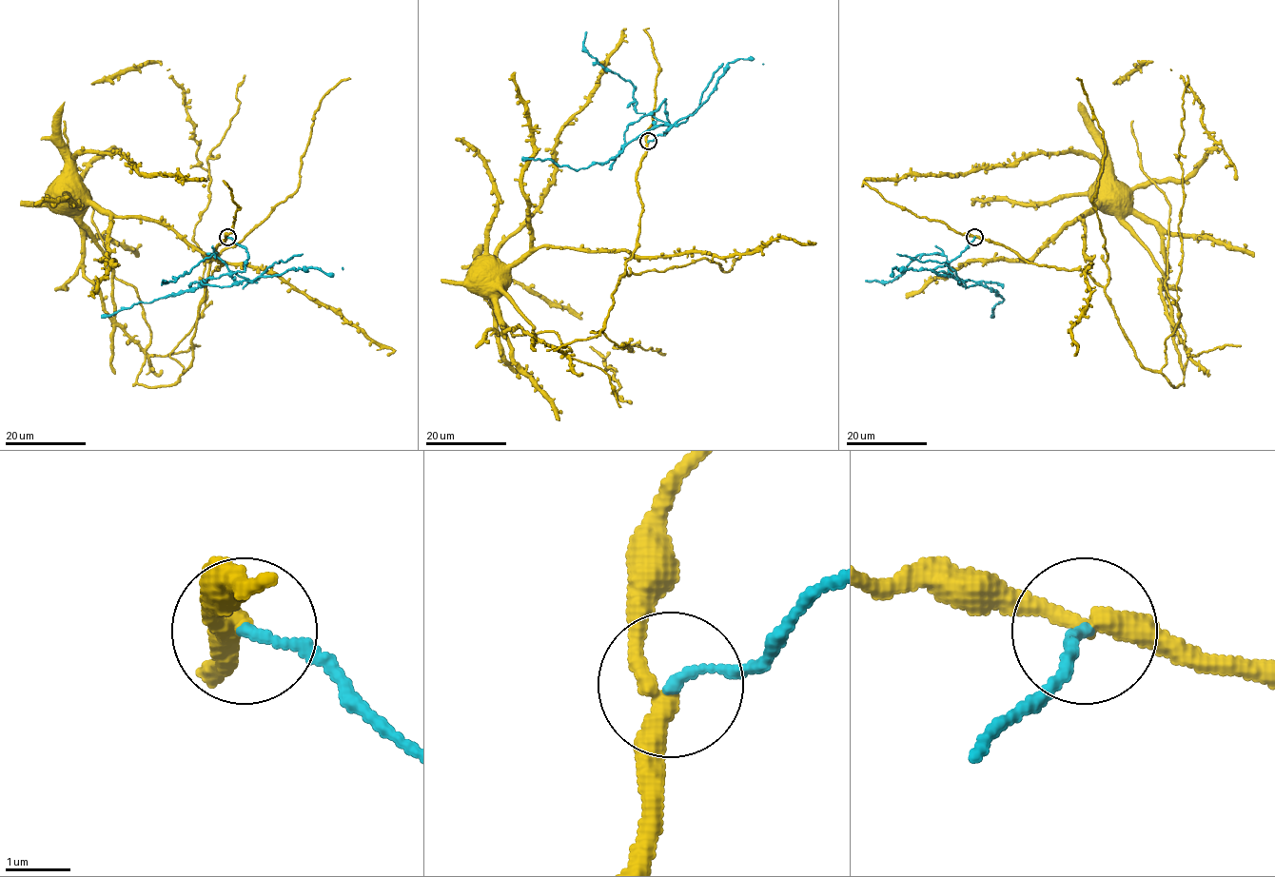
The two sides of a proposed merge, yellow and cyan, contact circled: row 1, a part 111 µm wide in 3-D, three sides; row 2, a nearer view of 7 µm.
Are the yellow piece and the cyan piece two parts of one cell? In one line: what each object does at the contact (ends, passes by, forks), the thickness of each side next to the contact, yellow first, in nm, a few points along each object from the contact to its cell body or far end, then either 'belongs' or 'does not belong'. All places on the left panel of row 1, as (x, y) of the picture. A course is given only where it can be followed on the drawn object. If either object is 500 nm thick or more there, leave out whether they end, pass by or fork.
yellow passes by | cyan ends | 320/150 nm | yellow via (226, 237), (192, 361), (147, 387), (145, 351), (114, 320), (112, 270), (50, 186) | cyan via (226, 237), (246, 249), (248, 259), (243, 270), (208, 278), (186, 291), (147, 303), (138, 302), (101, 317) | does not belong

